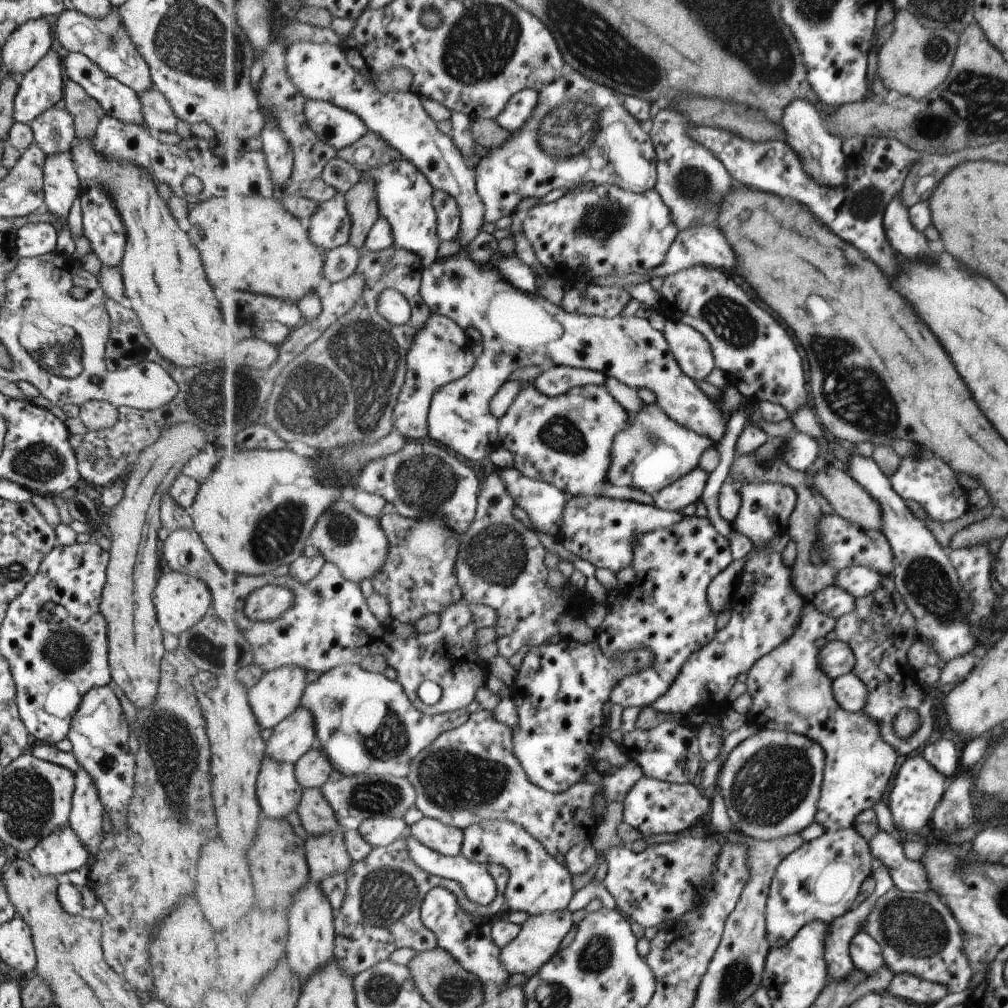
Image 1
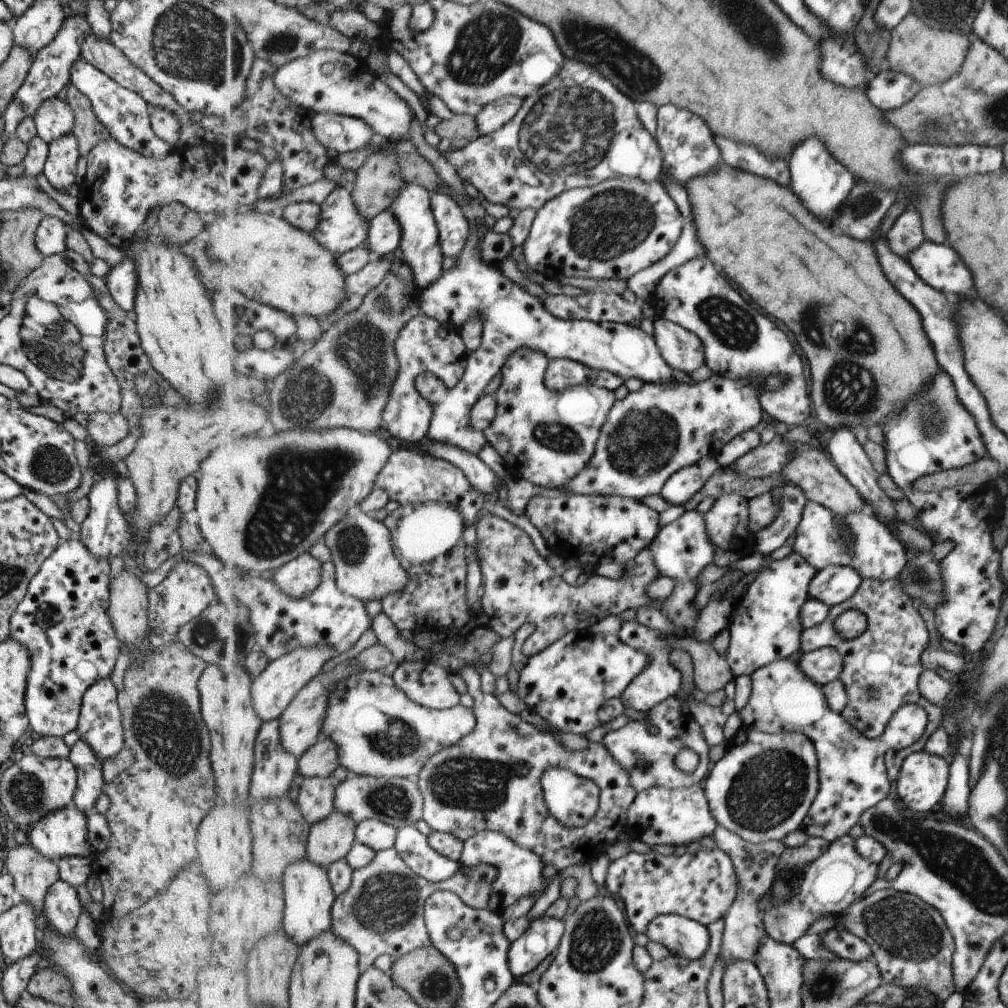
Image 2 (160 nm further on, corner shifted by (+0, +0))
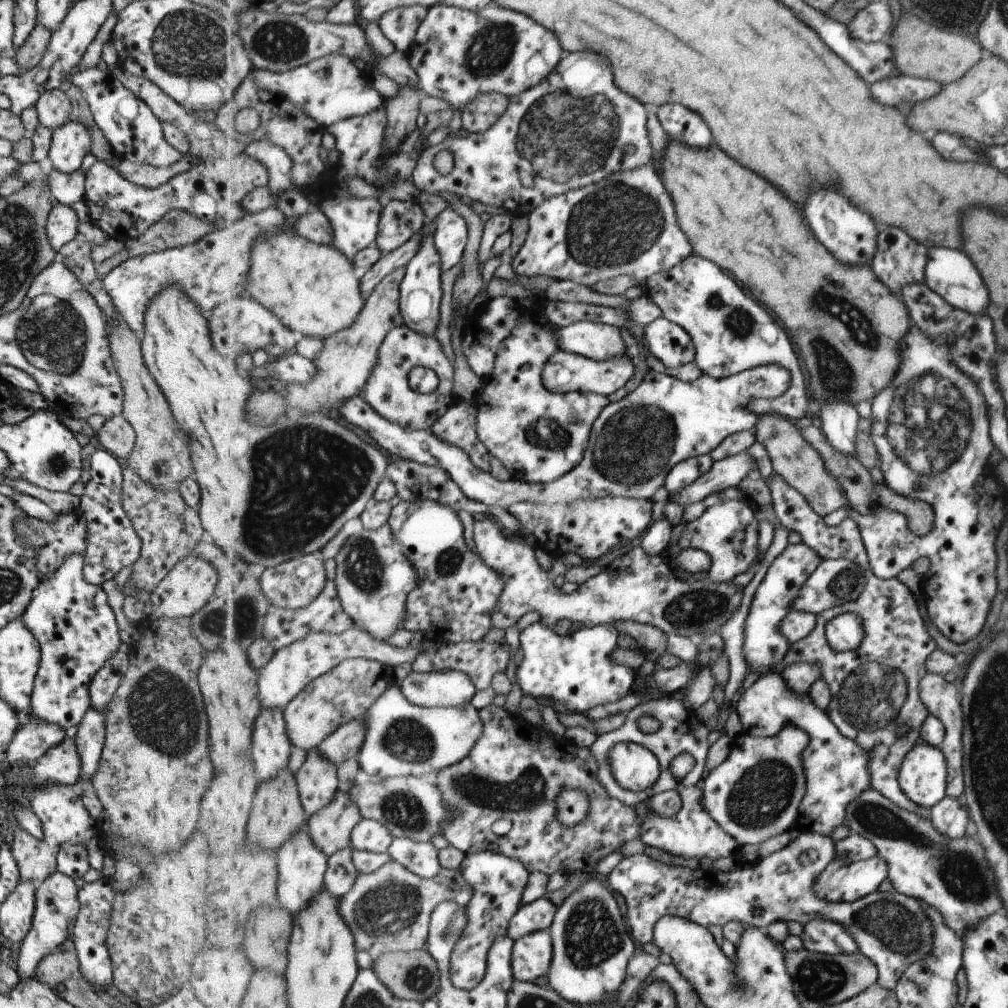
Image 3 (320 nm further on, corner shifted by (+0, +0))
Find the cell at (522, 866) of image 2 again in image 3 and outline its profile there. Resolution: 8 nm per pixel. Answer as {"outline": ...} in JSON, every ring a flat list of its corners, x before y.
{"outline":[[481,851,467,855,460,871,472,886,474,893,466,906,467,926,452,951,450,977,457,988,472,991,485,978,488,954,496,943,495,940,506,936,509,922,524,905,524,892,531,873,520,860,495,851]]}

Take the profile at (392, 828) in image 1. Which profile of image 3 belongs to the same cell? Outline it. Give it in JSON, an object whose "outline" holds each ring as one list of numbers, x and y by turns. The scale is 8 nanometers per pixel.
{"outline":[[362,818,353,829,351,846,360,851,387,853,393,841,393,834,382,822]]}

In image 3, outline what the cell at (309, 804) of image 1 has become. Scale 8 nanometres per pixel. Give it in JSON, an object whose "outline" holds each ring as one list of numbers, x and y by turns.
{"outline":[[317,748,307,752,296,779,304,809,309,817,319,812,336,797,336,792,339,791,337,767]]}

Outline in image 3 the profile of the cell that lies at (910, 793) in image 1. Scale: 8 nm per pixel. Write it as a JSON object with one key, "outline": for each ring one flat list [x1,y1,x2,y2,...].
{"outline":[[929,743,917,744,913,752,909,752,909,760,905,759,905,768,901,769,901,788,909,792,909,800,923,808,931,808,947,796,947,759,938,746]]}

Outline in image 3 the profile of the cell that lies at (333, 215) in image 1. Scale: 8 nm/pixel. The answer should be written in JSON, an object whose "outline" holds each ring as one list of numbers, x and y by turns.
{"outline":[[337,197,323,200,321,210,328,216,334,228,334,242,331,246,337,247,353,262,357,253,376,242,380,228,380,220,384,207,377,197,358,199,357,197]]}

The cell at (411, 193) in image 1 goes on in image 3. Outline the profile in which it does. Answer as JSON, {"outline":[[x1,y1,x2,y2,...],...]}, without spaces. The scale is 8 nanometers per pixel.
{"outline":[[434,234,423,237,419,252,406,265,408,271,400,286,400,309,404,316,404,325,426,337,433,337,439,326,439,306,443,298,440,262,441,255,434,243]]}

